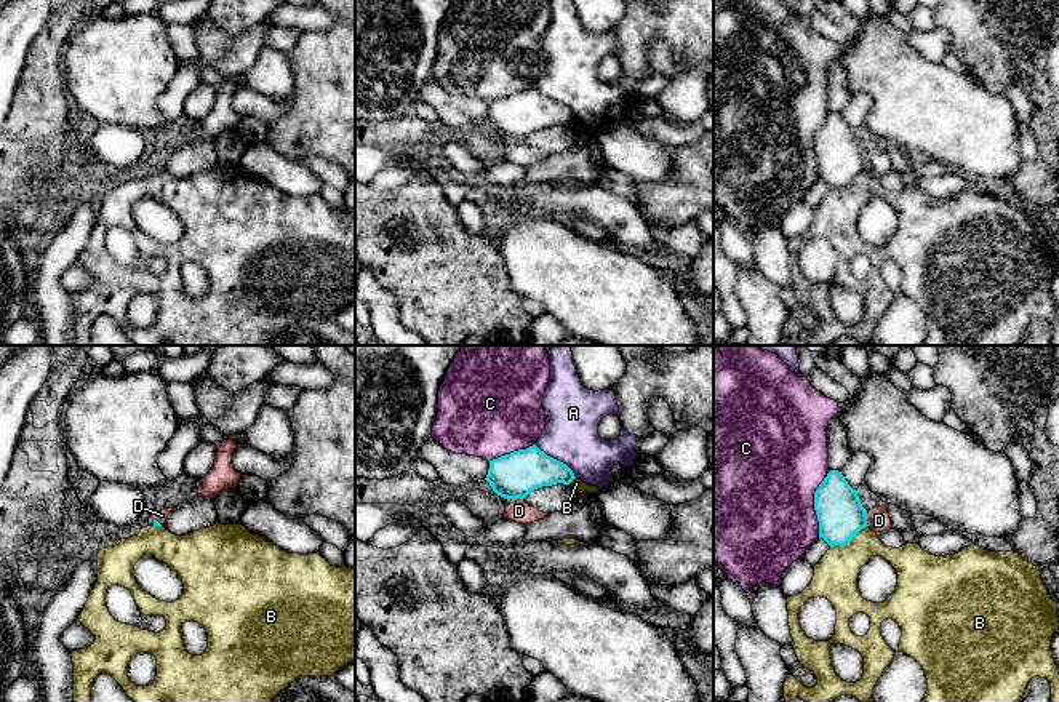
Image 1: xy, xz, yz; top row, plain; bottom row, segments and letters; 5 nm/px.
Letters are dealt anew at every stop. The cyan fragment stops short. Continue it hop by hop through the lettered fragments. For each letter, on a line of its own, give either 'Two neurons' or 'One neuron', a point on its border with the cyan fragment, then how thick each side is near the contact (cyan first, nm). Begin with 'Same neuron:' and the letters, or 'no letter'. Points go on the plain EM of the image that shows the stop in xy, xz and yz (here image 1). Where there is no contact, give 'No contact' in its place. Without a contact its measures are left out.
Same neuron: no letter
A: Two neurons. Touches cyan at xz (555, 101). Thickness 220 nm (cyan) against 280 nm
B: Two neurons. Touches cyan at yz (848, 184). Thickness 240 nm (cyan) against 220 nm
C: Two neurons. Touches cyan at yz (815, 146). Thickness 240 nm (cyan) against 500 nm
D: Two neurons. Touches cyan at xz (515, 139). Thickness 220 nm (cyan) against 120 nm

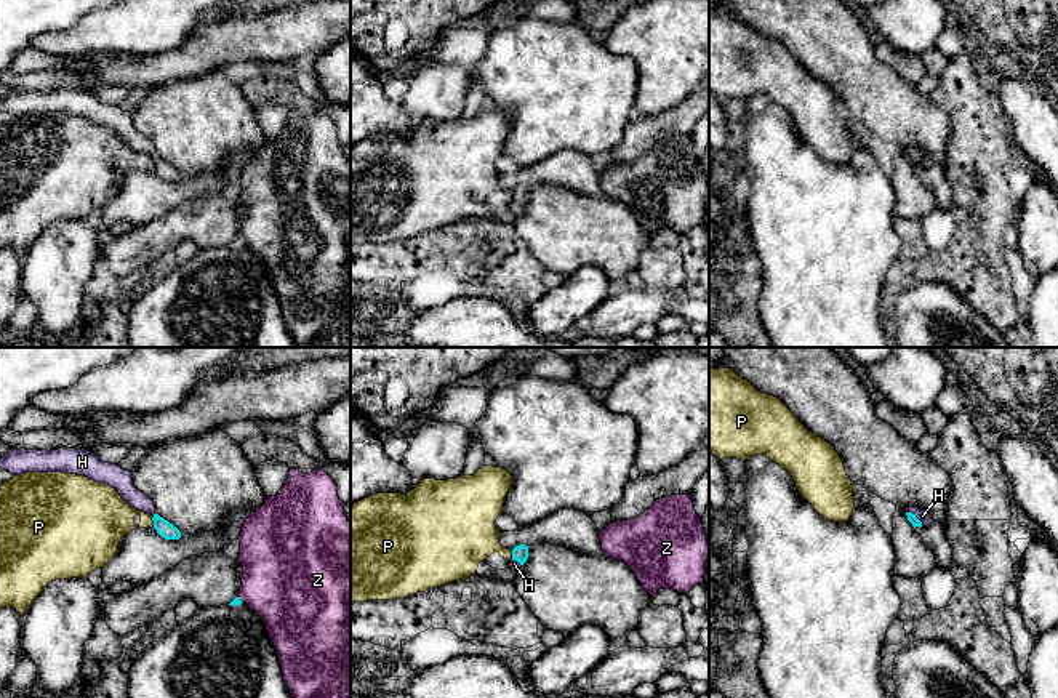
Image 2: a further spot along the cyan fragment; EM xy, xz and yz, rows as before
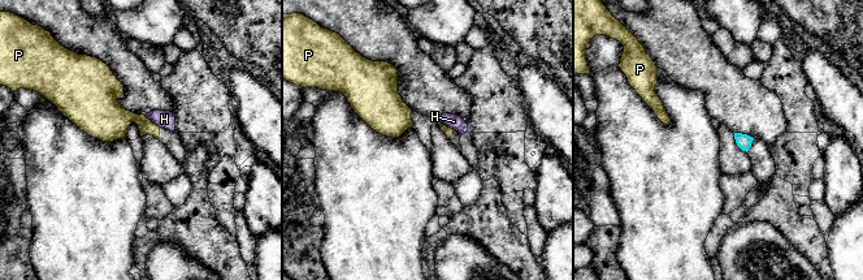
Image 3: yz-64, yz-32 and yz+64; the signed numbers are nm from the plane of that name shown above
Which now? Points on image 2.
Same neuron: H
H: One neuron. Touches cyan at xy (154, 157). Thickness 90 nm (cyan) against 120 nm
P: Two neurons. Touches cyan at xz (512, 197). Thickness 80 nm (cyan) against 300 nm
Z: Two neurons. Touches cyan at xy (239, 240). Thickness 40 nm (cyan) against 420 nm

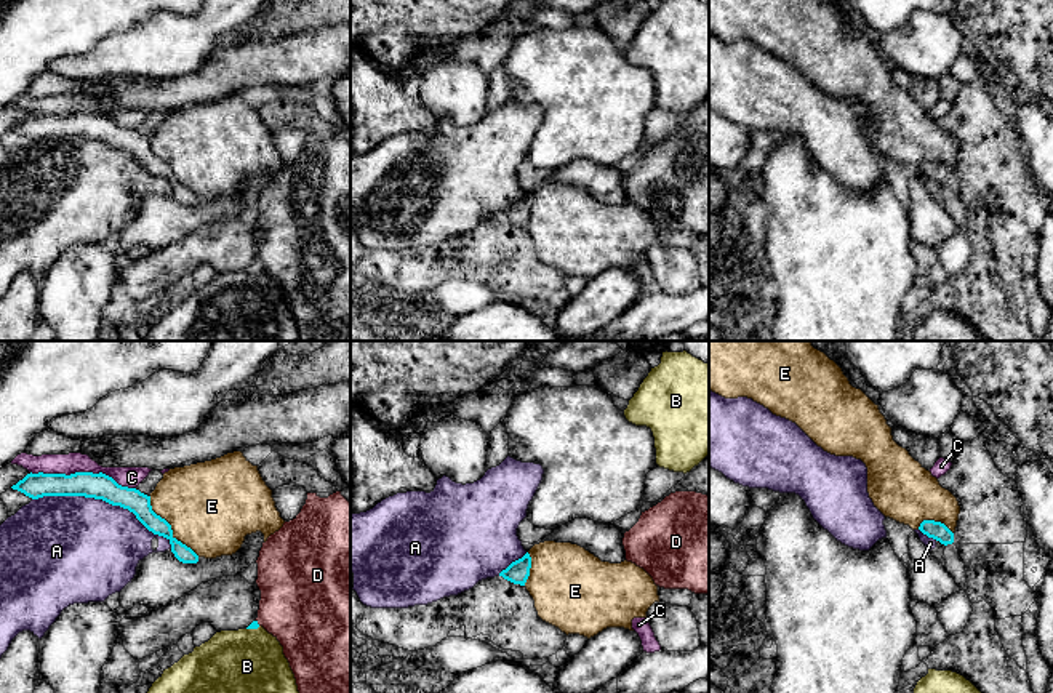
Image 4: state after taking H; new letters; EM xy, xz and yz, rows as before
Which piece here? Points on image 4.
Same neuron: no letter
A: Two neurons. Touches cyan at xy (104, 141). Thickness 130 nm (cyan) against 480 nm
B: Two neurons. Touches cyan at xy (253, 269). Thickness 40 nm (cyan) against 460 nm
C: Two neurons. Touches cyan at xy (84, 114). Thickness 130 nm (cyan) against 100 nm
D: Two neurons. Touches cyan at xy (256, 264). Thickness 40 nm (cyan) against 420 nm
E: Two neurons. Touches cyan at xy (170, 170). Thickness 120 nm (cyan) against 460 nm

